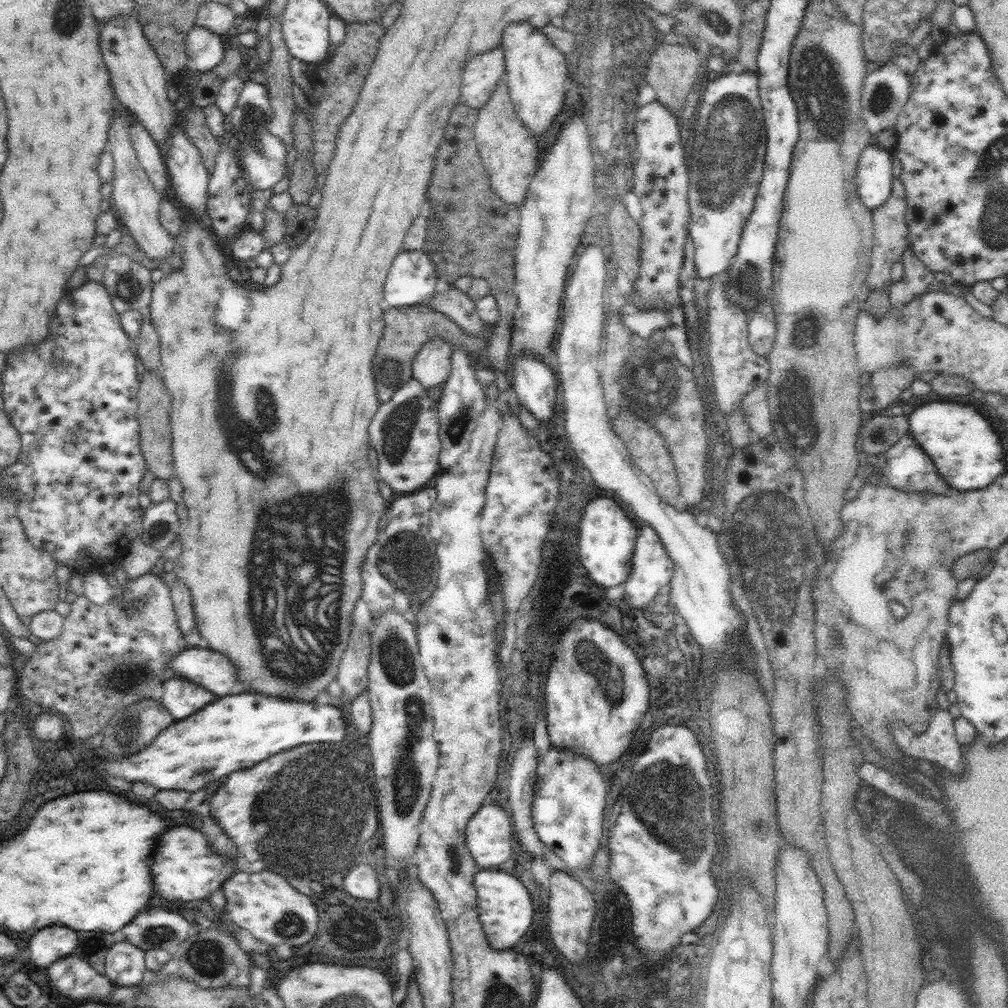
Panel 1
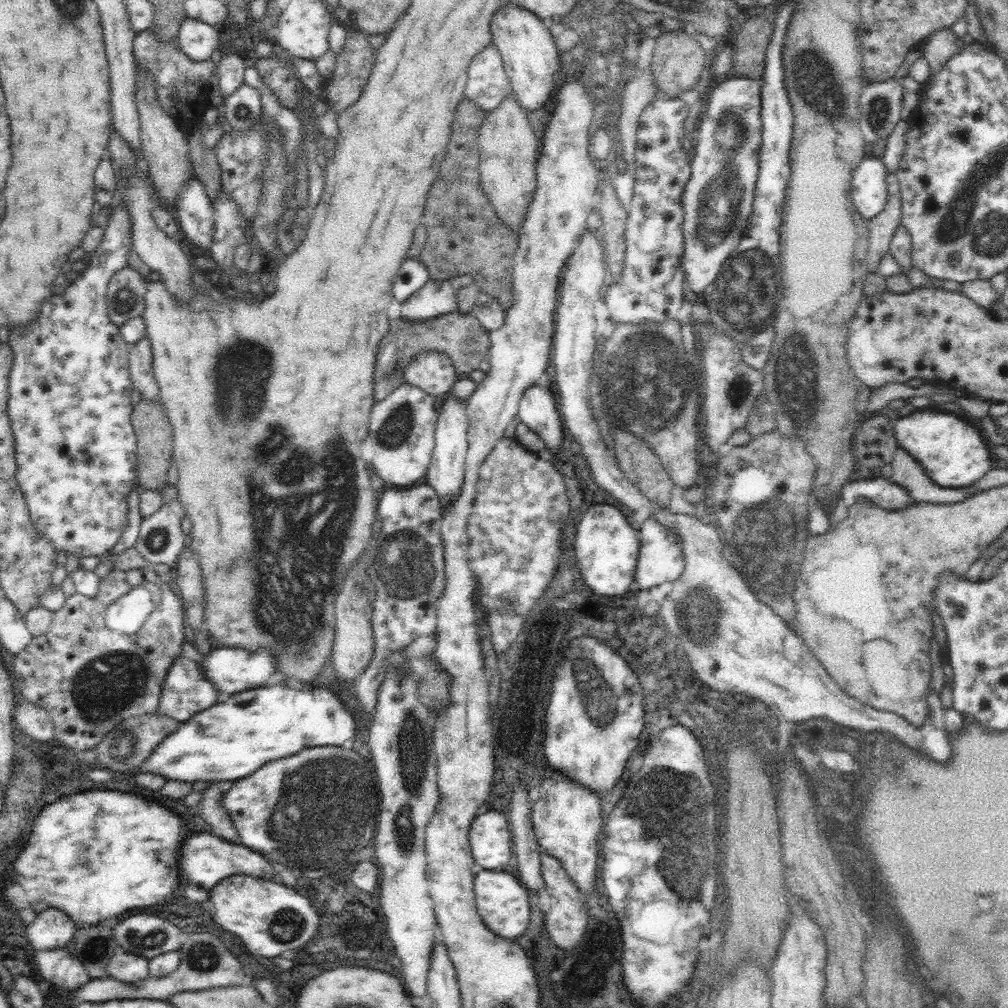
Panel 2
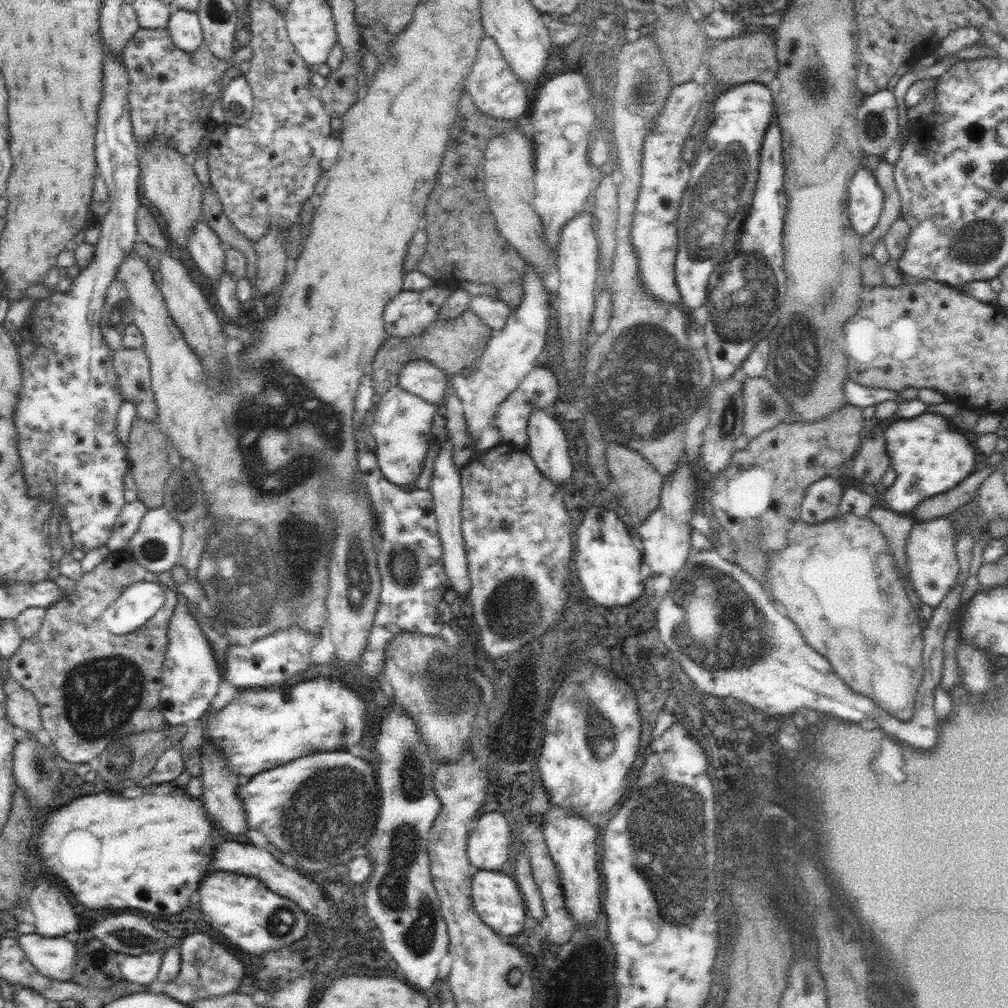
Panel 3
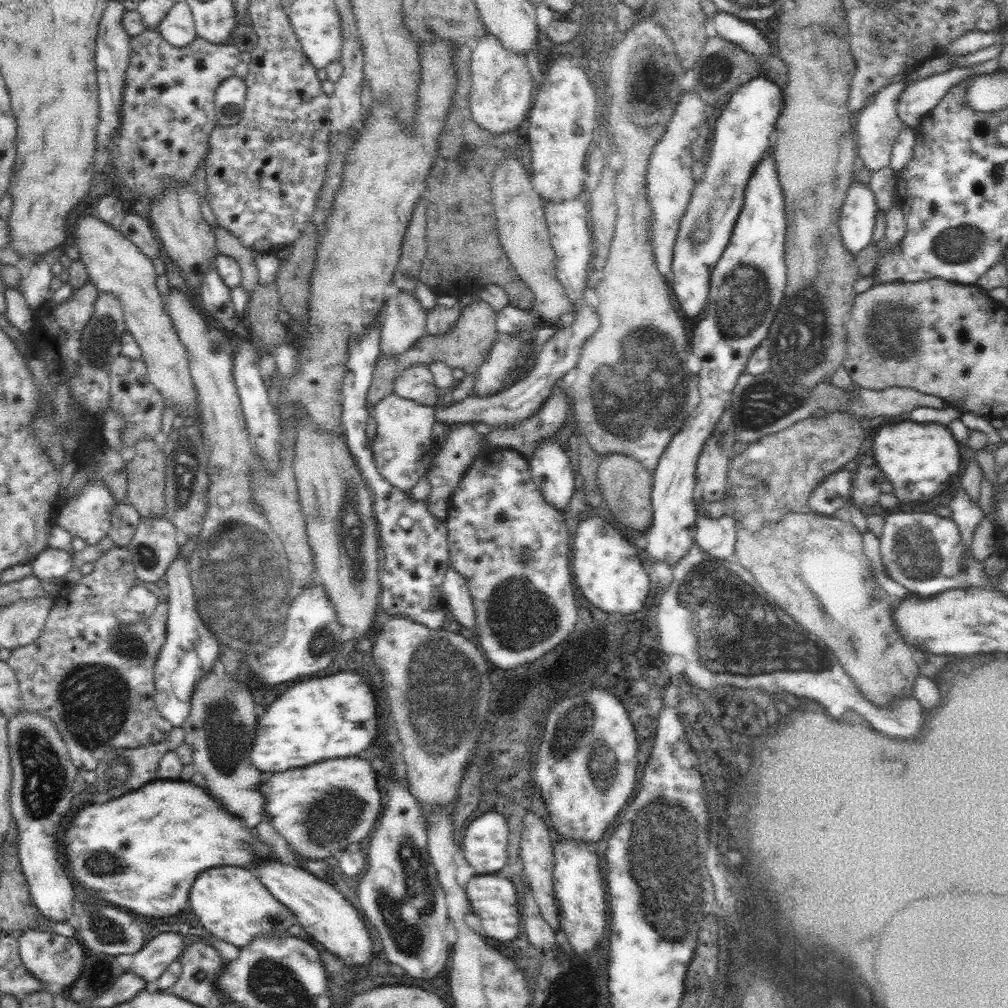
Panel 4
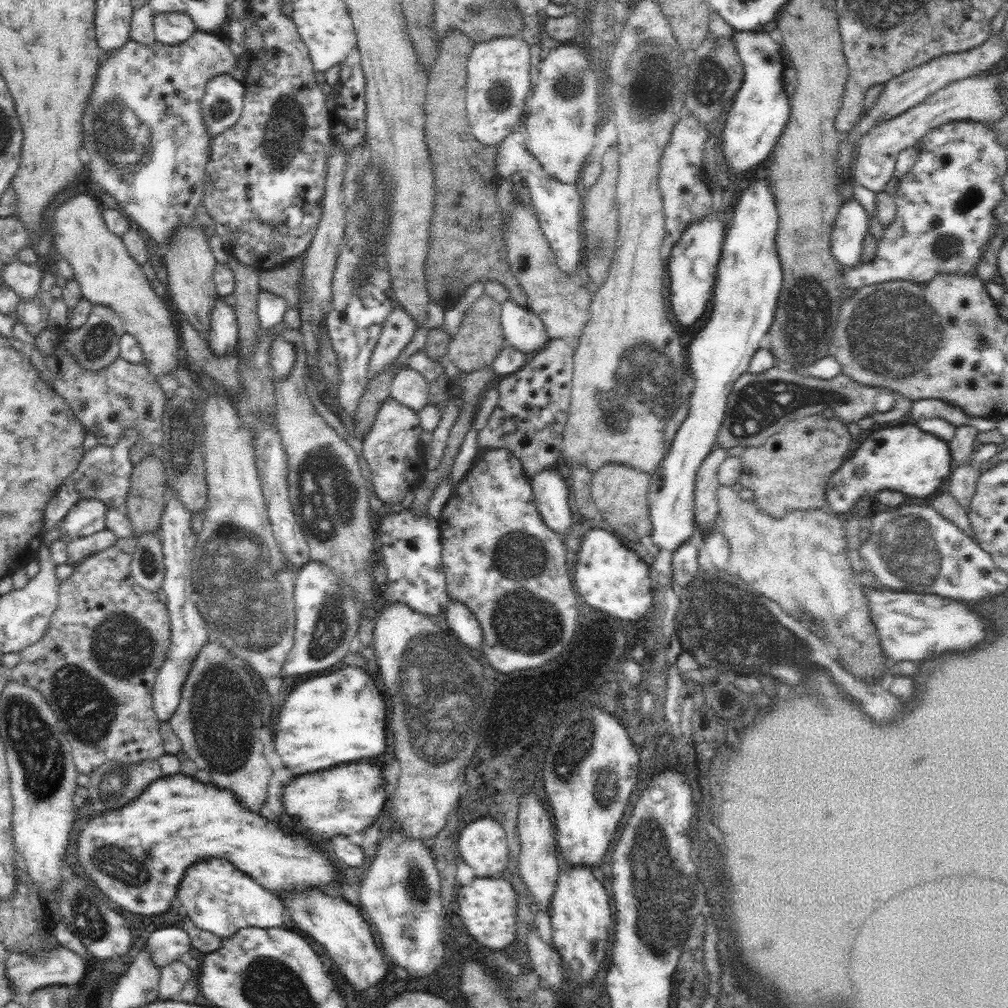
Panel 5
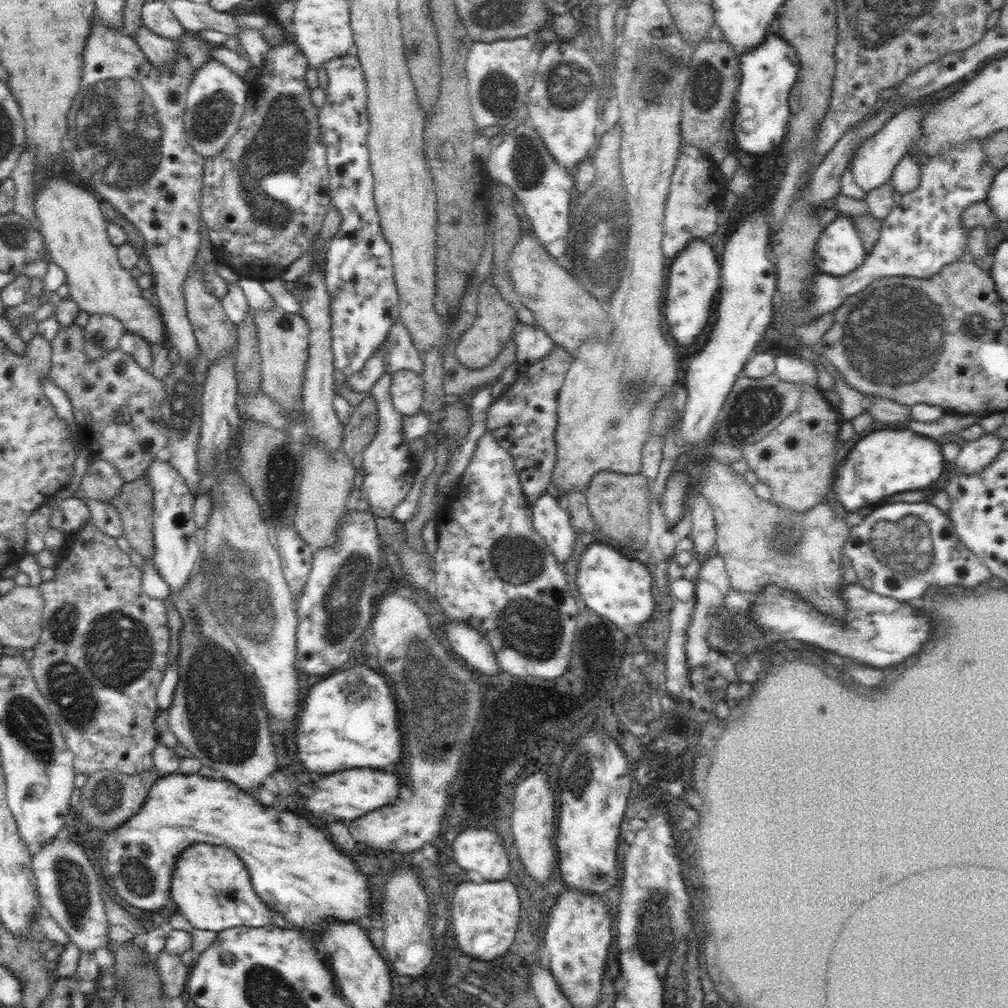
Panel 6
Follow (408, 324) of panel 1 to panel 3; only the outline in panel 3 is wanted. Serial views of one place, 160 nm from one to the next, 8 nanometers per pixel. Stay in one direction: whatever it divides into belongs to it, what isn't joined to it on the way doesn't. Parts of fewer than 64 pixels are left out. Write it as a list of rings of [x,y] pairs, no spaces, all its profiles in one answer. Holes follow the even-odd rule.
[[[470,308],[466,309],[458,318],[438,318],[431,322],[421,335],[409,338],[391,336],[386,339],[370,362],[373,387],[376,396],[383,395],[390,387],[399,384],[399,374],[408,361],[424,359],[435,364],[447,374],[460,373],[463,368],[478,365],[478,359],[483,355],[493,329],[482,322],[481,318]]]

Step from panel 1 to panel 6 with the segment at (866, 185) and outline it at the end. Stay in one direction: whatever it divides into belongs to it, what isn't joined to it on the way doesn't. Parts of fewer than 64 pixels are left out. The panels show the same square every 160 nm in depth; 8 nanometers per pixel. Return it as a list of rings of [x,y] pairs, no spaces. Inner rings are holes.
[[[838,214],[816,243],[816,267],[832,276],[845,277],[860,267],[866,256],[852,216]]]

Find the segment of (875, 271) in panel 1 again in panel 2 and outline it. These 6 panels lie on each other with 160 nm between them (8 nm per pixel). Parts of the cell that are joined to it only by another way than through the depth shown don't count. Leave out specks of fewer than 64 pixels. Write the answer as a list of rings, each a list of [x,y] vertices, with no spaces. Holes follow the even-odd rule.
[[[893,172],[887,176],[887,203],[868,225],[868,254],[869,272],[878,271],[882,256],[890,252],[890,242],[895,228],[901,224],[901,193],[899,181]]]

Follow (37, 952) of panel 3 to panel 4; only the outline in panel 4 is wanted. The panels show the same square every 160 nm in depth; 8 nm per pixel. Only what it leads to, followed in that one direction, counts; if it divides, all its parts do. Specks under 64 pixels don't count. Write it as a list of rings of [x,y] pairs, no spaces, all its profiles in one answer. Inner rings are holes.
[[[27,929],[18,937],[22,964],[43,984],[56,982],[69,988],[78,980],[84,968],[86,948],[79,942],[77,936],[66,937],[55,932]]]

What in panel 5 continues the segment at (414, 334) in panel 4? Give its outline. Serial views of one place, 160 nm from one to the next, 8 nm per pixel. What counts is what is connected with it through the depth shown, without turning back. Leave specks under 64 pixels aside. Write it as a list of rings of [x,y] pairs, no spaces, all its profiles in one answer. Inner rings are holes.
[[[401,306],[391,310],[369,360],[369,379],[390,368],[412,340],[416,329],[415,320]]]

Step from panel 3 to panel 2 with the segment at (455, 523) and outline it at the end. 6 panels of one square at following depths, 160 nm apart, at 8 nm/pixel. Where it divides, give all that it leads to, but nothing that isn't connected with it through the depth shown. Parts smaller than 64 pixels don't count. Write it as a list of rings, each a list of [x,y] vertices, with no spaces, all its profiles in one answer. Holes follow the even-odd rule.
[[[451,392],[449,395],[443,404],[442,411],[437,413],[435,447],[424,477],[424,481],[436,491],[443,509],[444,506],[451,504],[460,496],[460,490],[462,490],[462,484],[464,484],[464,458],[468,448],[467,400],[459,400]]]

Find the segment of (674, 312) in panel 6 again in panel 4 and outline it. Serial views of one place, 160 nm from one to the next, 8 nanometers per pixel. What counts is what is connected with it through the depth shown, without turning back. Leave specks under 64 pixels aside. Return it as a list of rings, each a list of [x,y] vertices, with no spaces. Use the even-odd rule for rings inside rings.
[[[718,11],[712,19],[718,35],[730,39],[757,58],[765,58],[771,52],[767,33],[760,32],[750,22],[724,11]],[[760,73],[730,95],[721,116],[716,120],[716,126],[712,128],[714,130],[714,134],[712,134],[714,145],[710,158],[705,164],[704,179],[694,184],[694,191],[692,191],[690,203],[681,220],[673,248],[672,277],[669,278],[669,283],[678,299],[680,313],[683,316],[684,314],[690,318],[700,316],[700,312],[707,306],[712,270],[720,260],[732,236],[734,225],[744,204],[745,190],[750,177],[755,171],[756,165],[762,161],[762,157],[771,150],[770,134],[776,127],[776,121],[780,117],[783,106],[783,89],[770,80],[766,73]]]

